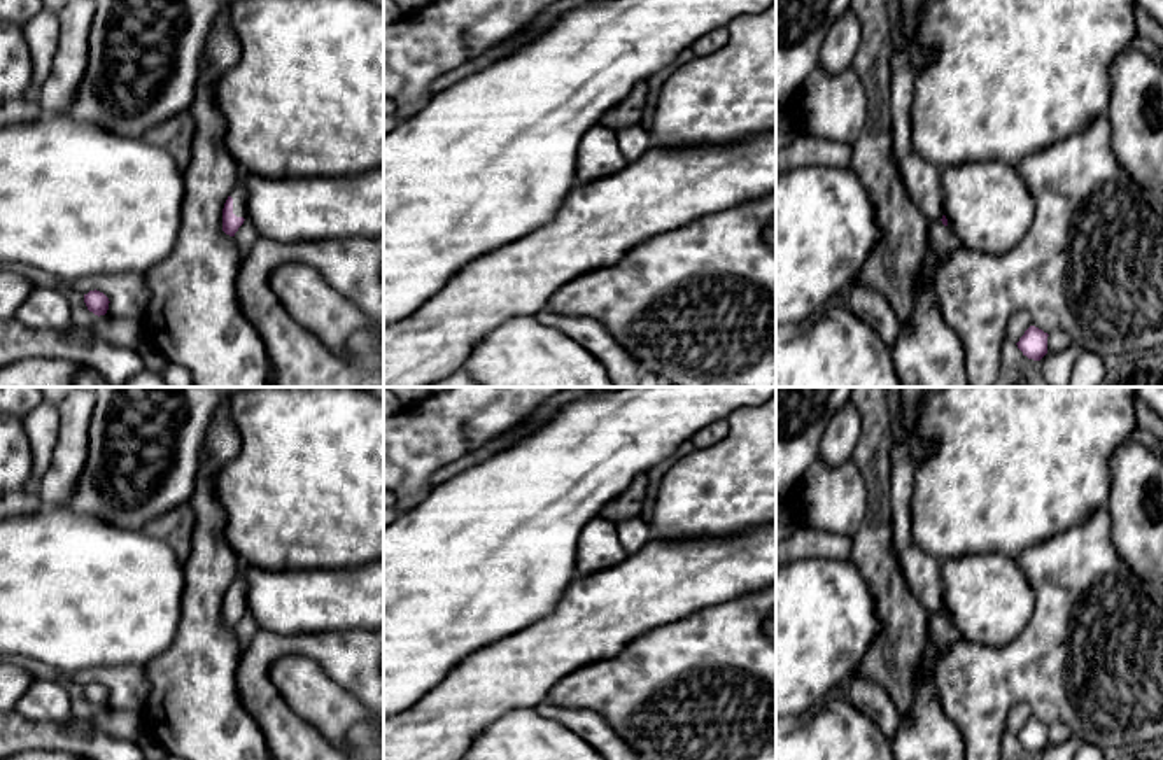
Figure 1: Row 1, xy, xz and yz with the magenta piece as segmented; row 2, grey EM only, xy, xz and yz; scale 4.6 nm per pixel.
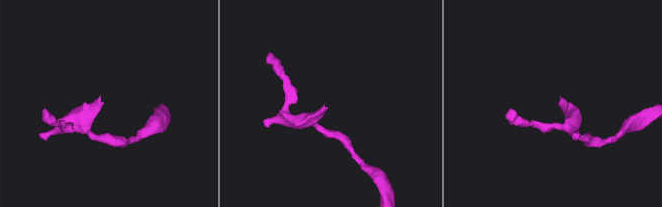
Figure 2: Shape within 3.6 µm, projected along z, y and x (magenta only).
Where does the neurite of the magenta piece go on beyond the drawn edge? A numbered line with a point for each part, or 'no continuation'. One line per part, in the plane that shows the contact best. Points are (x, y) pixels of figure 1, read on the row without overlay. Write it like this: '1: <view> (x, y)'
1: xy (239, 584)

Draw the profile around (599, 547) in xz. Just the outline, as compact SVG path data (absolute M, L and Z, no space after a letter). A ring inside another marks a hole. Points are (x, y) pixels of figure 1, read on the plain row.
M596 517L583 527L578 539L576 574L599 573L620 564L625 557L617 524Z

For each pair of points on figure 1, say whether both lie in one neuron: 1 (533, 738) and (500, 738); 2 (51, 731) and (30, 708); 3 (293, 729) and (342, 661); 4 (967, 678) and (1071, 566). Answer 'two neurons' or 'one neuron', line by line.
1: one neuron
2: two neurons
3: one neuron
4: one neuron

